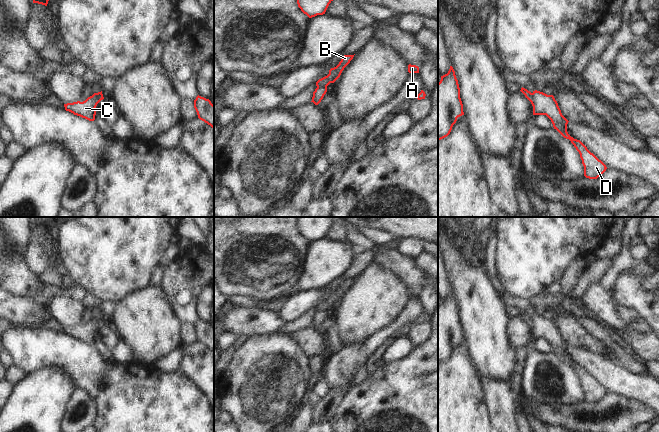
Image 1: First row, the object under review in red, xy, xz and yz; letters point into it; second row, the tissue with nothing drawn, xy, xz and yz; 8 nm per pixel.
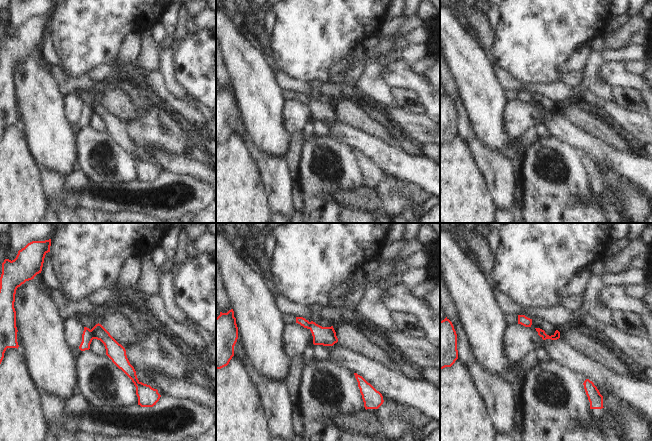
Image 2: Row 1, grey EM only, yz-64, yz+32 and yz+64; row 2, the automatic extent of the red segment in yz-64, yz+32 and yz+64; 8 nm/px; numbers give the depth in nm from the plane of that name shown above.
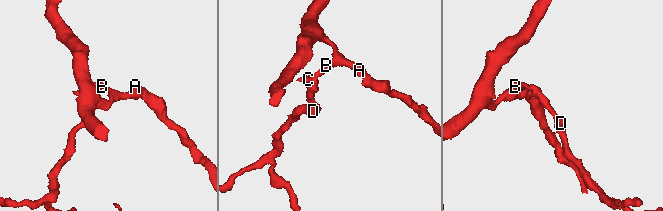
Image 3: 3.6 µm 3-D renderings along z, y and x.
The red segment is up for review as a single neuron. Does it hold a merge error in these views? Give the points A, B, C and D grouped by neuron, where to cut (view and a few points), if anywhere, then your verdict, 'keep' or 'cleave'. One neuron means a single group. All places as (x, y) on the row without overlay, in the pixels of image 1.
A B C / D; cut in yz along (531, 317), (533, 329); cleave

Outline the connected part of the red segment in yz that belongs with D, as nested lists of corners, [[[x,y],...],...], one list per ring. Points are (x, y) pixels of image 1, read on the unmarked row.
[[[533,315],[533,339],[546,339],[564,362],[569,363],[580,378],[584,390],[584,400],[589,403],[597,403],[607,393],[606,389],[599,384],[587,371],[567,356],[568,344],[562,339],[557,325],[553,319],[547,319],[540,315]]]

